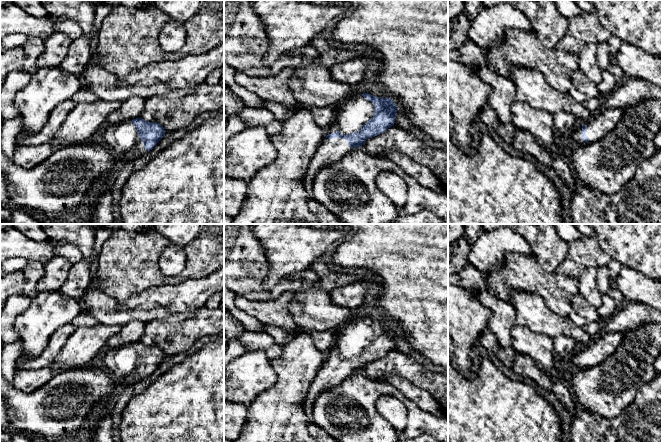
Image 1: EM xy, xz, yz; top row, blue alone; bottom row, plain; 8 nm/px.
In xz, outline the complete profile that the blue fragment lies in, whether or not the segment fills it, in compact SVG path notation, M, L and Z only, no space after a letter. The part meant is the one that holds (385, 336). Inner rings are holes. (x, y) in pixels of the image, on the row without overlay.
M368 317L354 318L335 331L334 345L327 352L326 362L311 383L303 409L312 422L312 410L316 397L344 382L354 372L380 359L394 350L397 330L387 321Z

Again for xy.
M136 342L106 349L101 366L109 372L119 392L152 374L165 358L159 347Z

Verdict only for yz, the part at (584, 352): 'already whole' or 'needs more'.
needs more

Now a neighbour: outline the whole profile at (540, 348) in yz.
M514 326L511 347L516 353L529 356L543 372L555 373L553 338L532 332L526 327Z

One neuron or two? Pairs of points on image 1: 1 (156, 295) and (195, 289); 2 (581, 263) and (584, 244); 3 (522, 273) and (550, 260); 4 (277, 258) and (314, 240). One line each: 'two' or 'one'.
1: one
2: one
3: two
4: one

